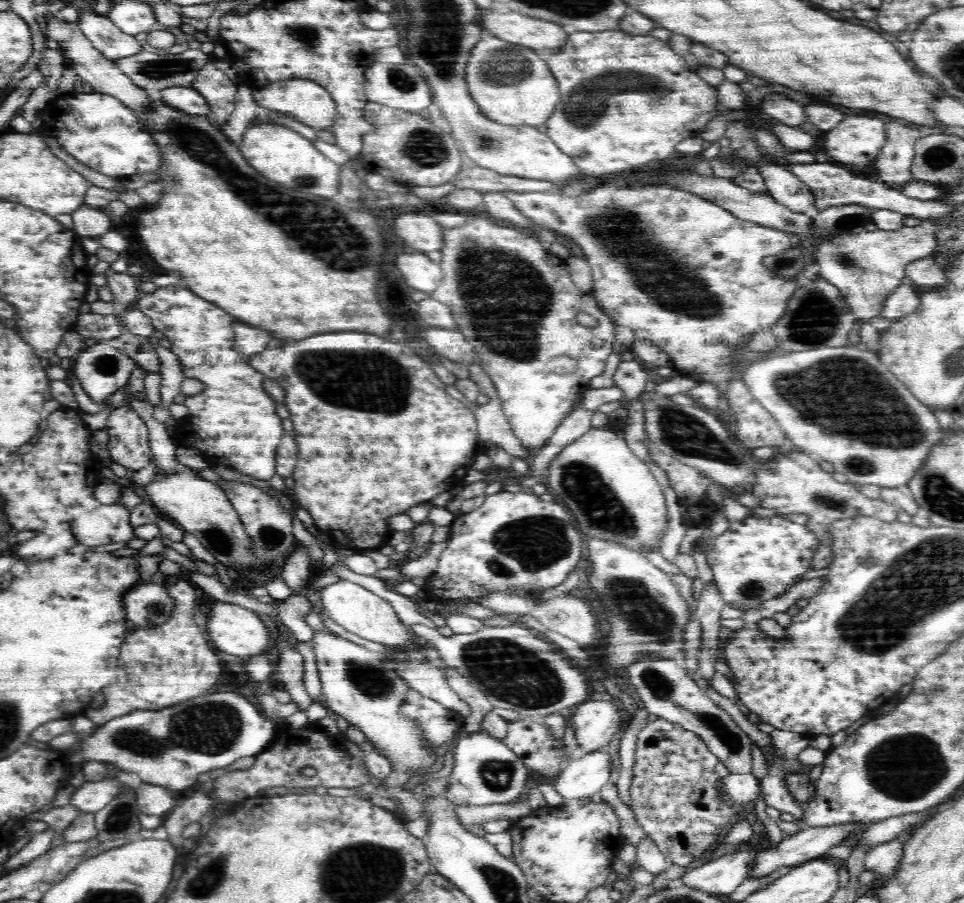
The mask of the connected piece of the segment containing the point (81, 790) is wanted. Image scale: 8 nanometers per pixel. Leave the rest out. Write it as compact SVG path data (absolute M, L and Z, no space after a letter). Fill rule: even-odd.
M113 777L100 781L85 781L80 787L75 788L69 804L77 808L77 813L98 812L123 791L123 784Z

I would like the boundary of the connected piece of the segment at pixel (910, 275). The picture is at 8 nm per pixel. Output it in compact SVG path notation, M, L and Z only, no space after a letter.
M934 251L928 256L906 266L906 277L912 281L913 285L928 289L942 288L942 286L948 284L948 277L946 277L943 269L940 268L940 265L934 259L936 254L938 254L938 251Z

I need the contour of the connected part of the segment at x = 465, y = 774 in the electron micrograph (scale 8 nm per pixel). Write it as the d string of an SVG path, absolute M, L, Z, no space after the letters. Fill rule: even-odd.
M488 731L466 733L454 749L454 769L444 796L454 805L506 804L524 797L529 773L516 753Z

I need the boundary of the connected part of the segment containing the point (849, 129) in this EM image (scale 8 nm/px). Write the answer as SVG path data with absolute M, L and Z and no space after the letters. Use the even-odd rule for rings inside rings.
M846 116L827 132L824 148L830 160L863 168L873 164L887 140L884 122L876 116Z

